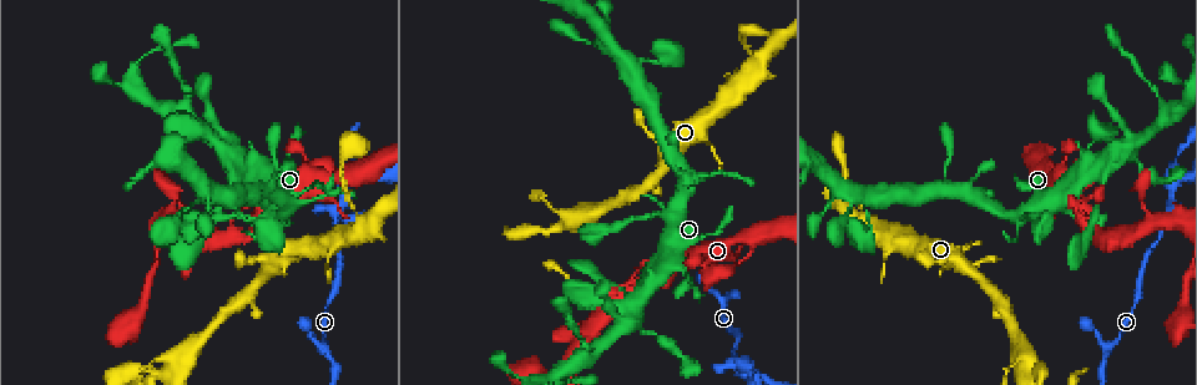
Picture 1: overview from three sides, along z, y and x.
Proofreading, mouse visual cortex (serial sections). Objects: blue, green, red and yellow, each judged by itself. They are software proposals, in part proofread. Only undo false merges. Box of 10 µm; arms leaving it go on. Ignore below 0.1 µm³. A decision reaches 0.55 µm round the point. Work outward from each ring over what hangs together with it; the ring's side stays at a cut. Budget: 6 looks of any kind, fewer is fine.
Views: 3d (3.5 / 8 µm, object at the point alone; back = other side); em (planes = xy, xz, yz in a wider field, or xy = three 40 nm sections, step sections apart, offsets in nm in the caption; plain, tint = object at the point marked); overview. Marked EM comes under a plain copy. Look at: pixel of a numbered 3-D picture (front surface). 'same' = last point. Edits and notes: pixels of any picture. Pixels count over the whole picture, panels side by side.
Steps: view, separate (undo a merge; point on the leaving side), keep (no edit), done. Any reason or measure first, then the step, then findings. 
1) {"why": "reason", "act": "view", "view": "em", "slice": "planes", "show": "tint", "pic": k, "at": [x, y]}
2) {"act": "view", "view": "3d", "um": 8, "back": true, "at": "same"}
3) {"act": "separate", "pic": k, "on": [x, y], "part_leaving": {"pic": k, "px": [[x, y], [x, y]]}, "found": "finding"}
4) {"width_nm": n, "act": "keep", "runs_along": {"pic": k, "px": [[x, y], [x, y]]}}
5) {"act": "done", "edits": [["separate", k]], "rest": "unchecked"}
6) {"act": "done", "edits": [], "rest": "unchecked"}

{"why": "a fork", "act": "view", "view": "em", "slice": "planes", "show": "tint", "pic": 1, "at": [734, 366]}

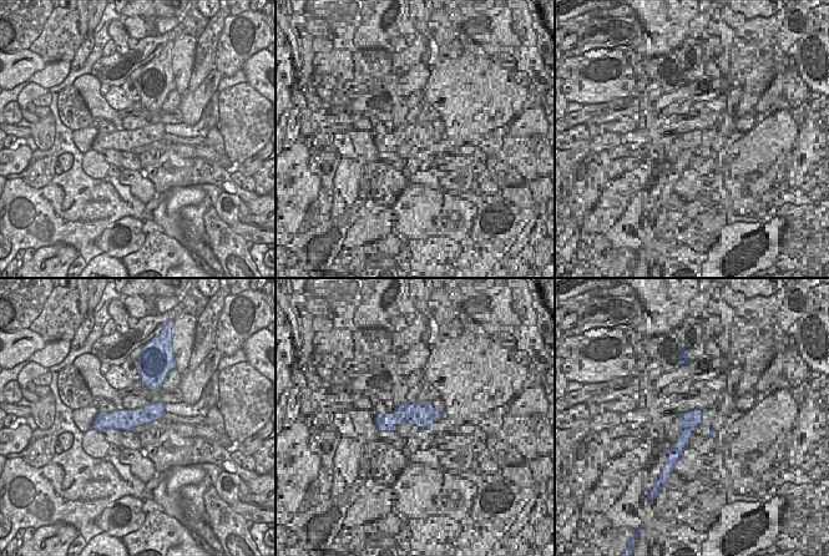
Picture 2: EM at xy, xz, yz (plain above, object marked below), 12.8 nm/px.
{"act": "view", "view": "3d", "um": 3.5, "at": "same"}

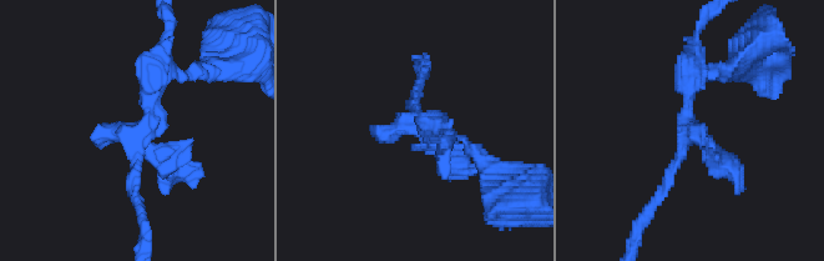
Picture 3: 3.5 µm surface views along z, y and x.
{"act": "keep", "runs_along": {"pic": 2, "px": [[161, 407], [136, 418], [96, 421]]}, "found": "one cell here"}

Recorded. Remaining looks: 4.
{"act": "view", "view": "3d", "um": 3.5, "pic": 1, "at": [1151, 224]}

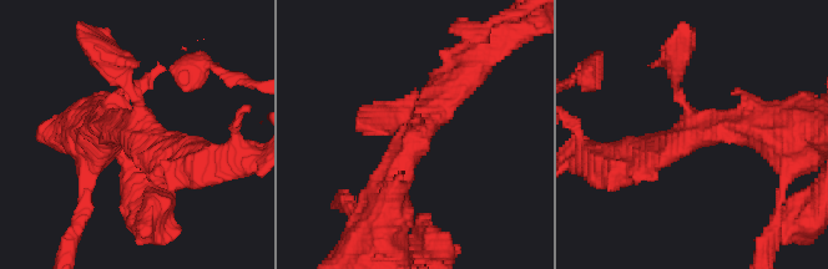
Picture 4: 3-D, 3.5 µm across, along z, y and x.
{"why": "shape alone is not enough", "act": "view", "view": "em", "slice": "xy", "step": 2, "show": "tint", "pic": 4, "at": [413, 133]}

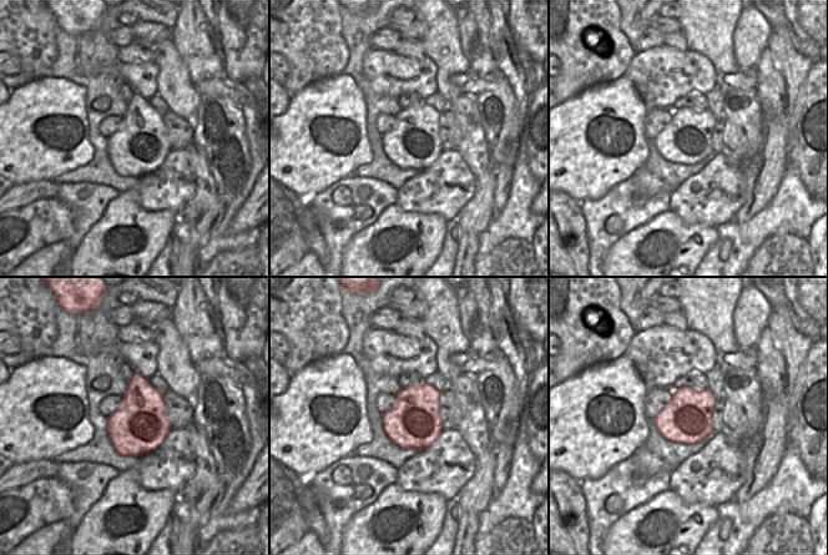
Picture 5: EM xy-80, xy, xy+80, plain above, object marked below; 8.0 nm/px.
{"act": "view", "view": "em", "slice": "xy", "step": 5, "show": "tint", "at": "same"}

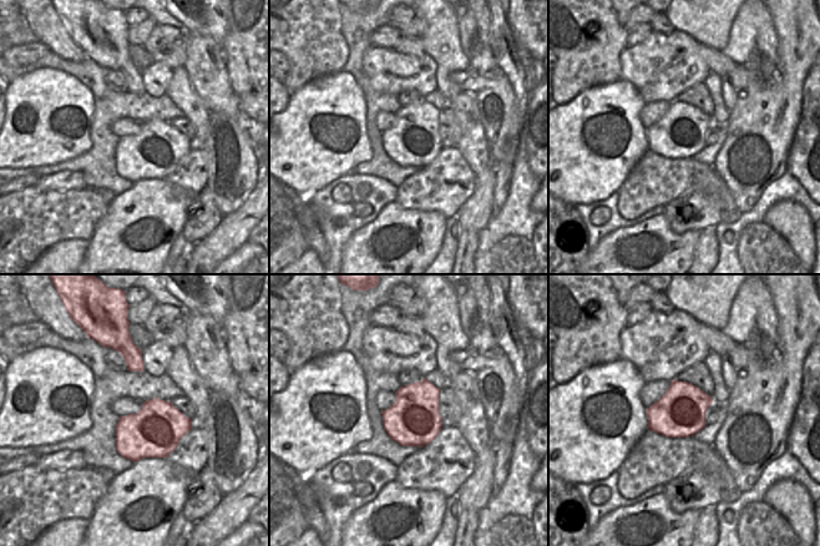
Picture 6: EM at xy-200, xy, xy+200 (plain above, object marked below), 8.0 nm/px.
{"act": "keep", "runs_along": {"pic": 4, "px": [[465, 76], [420, 121], [385, 204]]}, "found": "one cell here"}

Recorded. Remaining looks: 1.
{"act": "done", "edits": [], "rest": "unchecked"}

